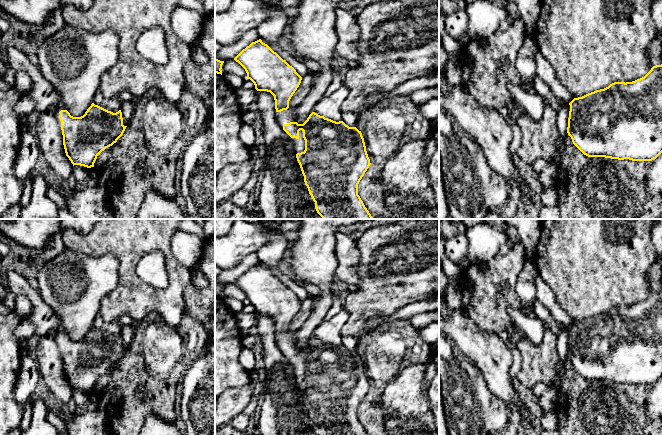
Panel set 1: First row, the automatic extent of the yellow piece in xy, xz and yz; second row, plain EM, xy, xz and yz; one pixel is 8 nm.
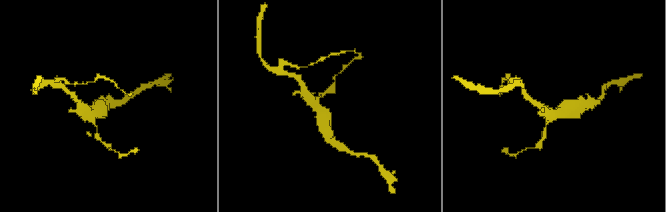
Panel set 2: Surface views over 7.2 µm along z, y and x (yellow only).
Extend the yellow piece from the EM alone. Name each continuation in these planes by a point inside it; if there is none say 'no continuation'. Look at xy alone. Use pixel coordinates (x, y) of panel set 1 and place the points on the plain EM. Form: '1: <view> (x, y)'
1: xy (61, 331)

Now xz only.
1: xz (299, 368)

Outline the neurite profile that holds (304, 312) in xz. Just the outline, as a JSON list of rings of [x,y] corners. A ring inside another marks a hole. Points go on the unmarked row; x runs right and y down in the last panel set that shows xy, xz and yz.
[[[312,297],[302,301],[301,307],[289,325],[289,332],[295,333],[309,318],[313,306]]]

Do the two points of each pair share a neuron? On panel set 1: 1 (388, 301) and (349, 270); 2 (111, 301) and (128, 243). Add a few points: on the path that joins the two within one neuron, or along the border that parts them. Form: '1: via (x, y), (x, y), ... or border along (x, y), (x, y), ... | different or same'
1: border along (360, 254), (357, 266), (358, 286) | different
2: via (125, 287), (127, 285), (128, 257) | same

